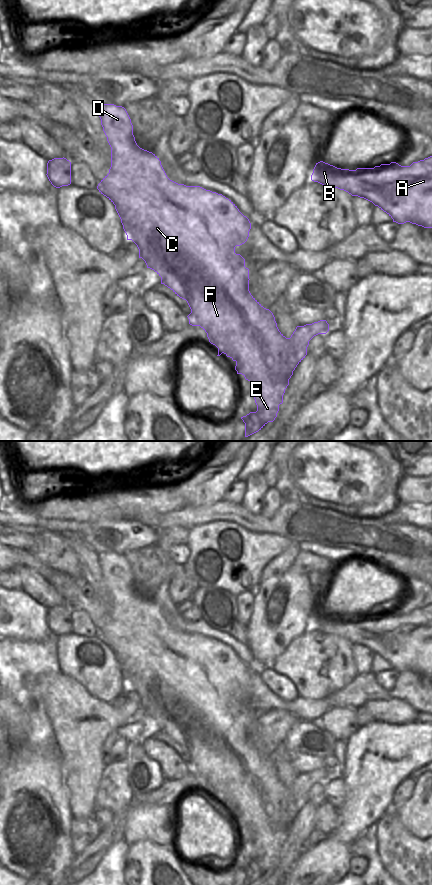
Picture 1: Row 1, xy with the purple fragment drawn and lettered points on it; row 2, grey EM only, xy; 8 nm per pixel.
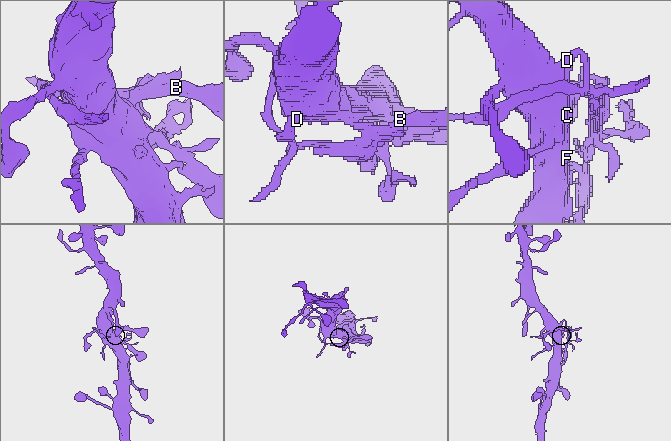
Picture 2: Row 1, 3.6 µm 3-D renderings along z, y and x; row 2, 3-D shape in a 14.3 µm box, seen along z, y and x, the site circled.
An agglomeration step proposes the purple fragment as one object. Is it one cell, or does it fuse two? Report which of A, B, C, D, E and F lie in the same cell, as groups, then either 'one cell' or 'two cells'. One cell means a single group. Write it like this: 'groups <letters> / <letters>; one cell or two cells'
groups A B C D E F; one cell

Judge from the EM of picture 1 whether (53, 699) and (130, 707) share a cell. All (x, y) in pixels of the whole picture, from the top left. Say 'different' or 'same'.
different

